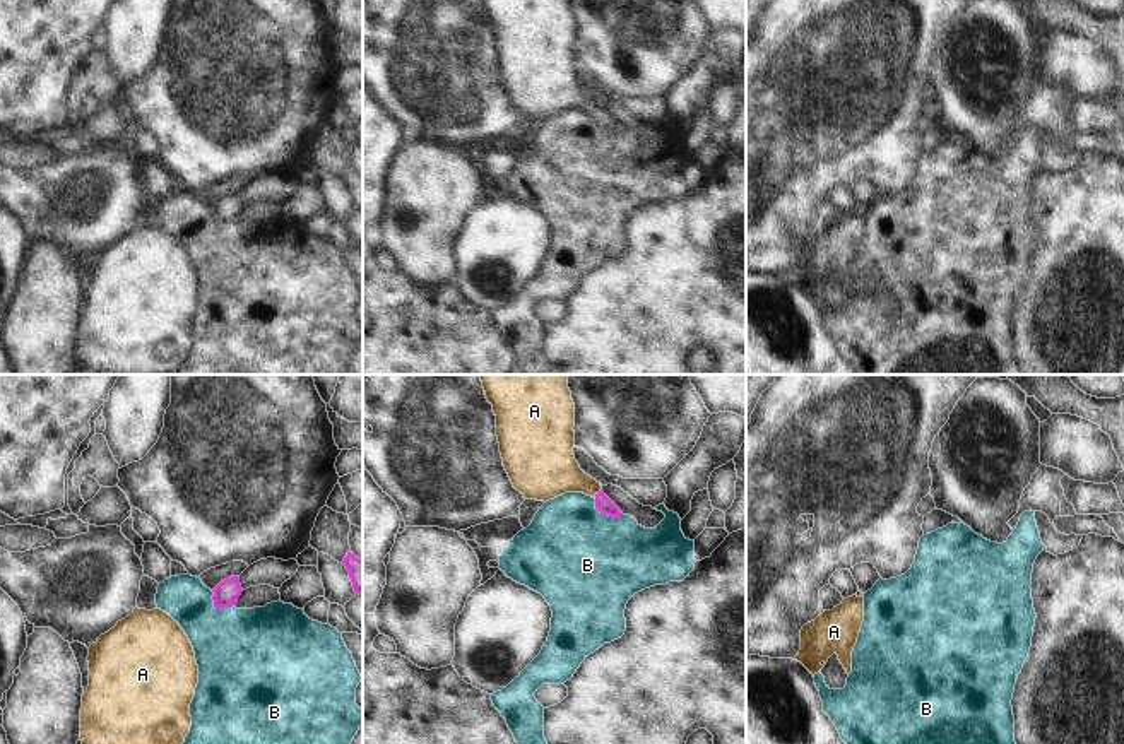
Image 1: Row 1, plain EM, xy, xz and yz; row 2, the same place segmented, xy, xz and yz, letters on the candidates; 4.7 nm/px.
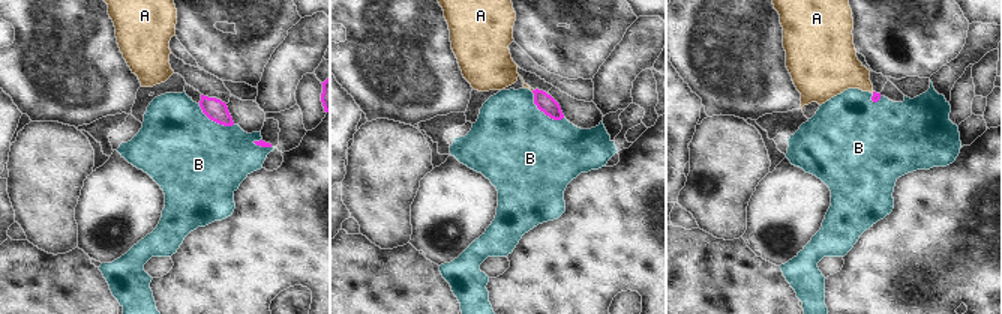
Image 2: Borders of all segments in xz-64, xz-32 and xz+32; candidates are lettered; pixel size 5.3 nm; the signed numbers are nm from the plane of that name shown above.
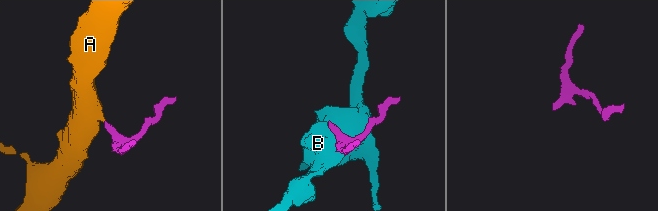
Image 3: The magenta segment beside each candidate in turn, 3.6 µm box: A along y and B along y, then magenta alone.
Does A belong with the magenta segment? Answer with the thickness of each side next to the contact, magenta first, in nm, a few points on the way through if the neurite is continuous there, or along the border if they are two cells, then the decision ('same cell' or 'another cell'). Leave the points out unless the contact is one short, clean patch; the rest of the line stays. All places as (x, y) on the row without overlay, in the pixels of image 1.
80 nm thick on the magenta side, 260 nm on the other; runs through xz (603, 120), (597, 110), (584, 100), (550, 88); same cell

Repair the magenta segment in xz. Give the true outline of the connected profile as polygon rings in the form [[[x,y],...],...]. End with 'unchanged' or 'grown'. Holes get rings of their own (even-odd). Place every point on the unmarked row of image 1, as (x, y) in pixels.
[[[482,0],[484,12],[496,32],[496,53],[503,84],[525,116],[549,118],[565,109],[583,109],[595,116],[595,125],[609,133],[621,133],[619,125],[602,109],[600,99],[585,91],[575,77],[575,21],[568,0]]]; grown

